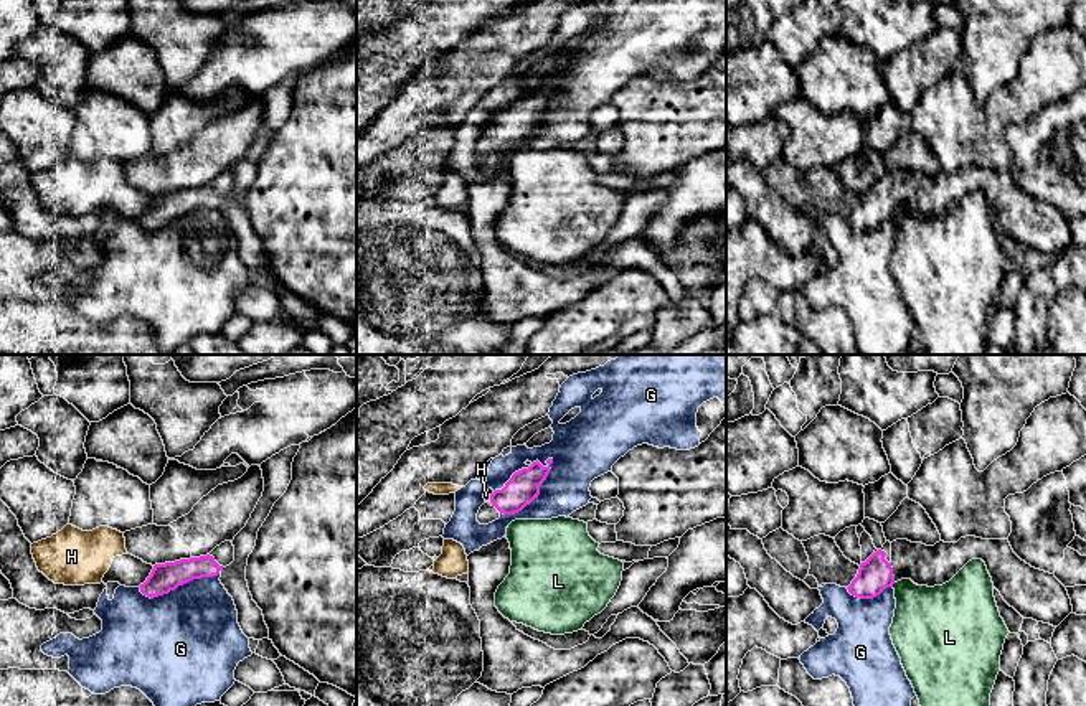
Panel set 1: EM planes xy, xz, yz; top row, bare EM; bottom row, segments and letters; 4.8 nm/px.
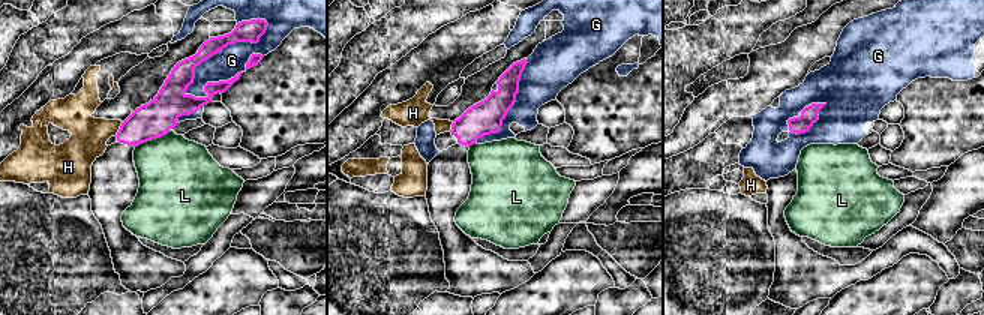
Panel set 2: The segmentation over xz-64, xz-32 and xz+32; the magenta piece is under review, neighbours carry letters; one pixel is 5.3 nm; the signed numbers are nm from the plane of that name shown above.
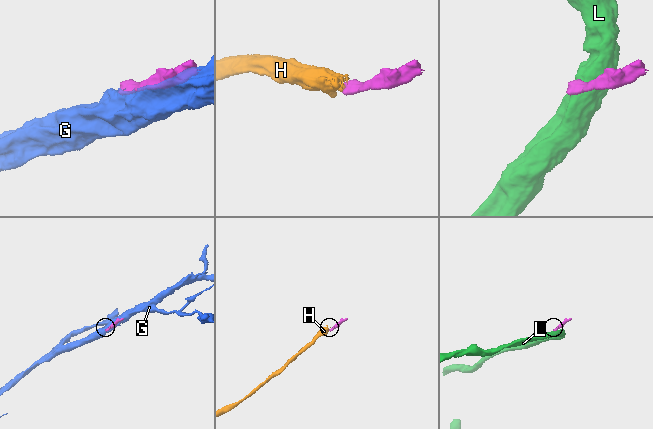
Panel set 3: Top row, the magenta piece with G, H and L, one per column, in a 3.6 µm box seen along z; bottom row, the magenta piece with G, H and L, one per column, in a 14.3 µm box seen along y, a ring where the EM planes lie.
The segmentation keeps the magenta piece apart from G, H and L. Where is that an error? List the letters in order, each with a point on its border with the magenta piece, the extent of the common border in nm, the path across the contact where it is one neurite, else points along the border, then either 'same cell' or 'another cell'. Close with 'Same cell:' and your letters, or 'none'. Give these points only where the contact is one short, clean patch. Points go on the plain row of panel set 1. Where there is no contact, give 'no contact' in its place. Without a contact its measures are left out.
G: contact xz (537, 126); length 380 nm; another cell
H: contact xz (491, 129); length 30 nm; border xz (489, 126), (491, 131); another cell
L: contact yz (893, 213); length 30 nm; border yz (895, 213), (892, 216); another cell
Same cell: none

